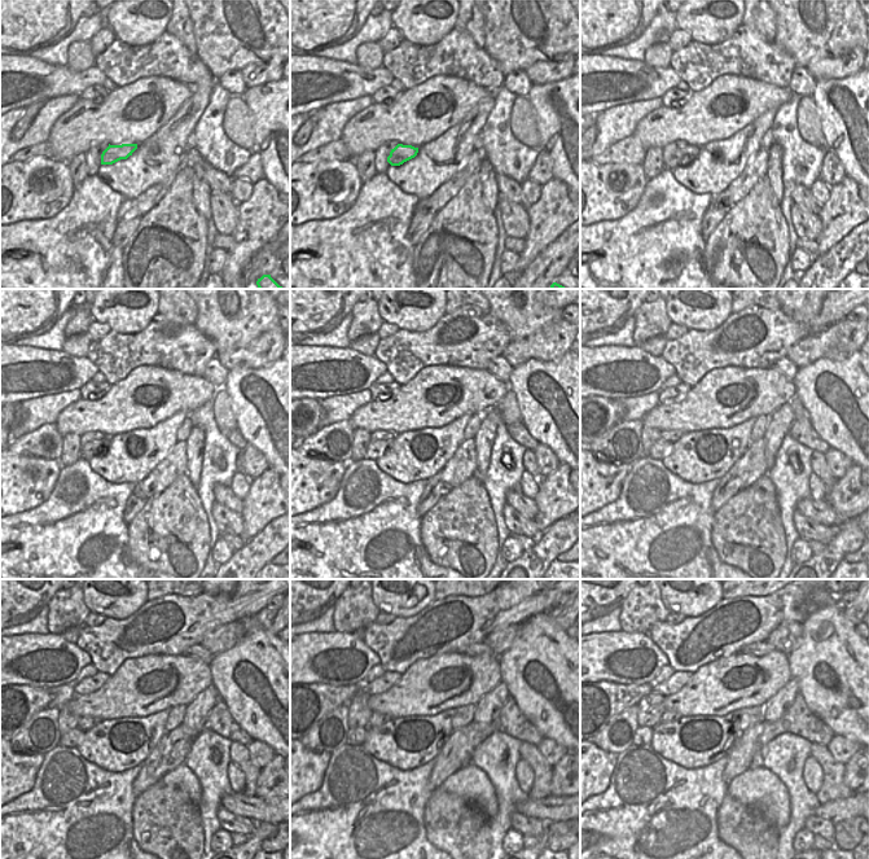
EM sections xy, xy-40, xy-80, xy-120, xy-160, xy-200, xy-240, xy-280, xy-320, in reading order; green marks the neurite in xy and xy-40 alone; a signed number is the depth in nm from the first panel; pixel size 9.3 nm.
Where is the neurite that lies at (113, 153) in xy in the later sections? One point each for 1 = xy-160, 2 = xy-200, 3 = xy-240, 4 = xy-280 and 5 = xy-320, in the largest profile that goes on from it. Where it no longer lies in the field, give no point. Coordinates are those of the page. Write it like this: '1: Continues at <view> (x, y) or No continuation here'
1: Continues at xy-160 (376, 448)
2: Continues at xy-200 (662, 448)
3: Continues at xy-240 (73, 737)
4: Continues at xy-280 (356, 736)
5: Continues at xy-320 (643, 736)

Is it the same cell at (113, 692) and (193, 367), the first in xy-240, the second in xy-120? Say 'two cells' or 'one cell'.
two cells

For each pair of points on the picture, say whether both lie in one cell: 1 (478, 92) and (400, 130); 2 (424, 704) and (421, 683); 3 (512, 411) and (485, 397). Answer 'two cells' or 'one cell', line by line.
1: one cell
2: one cell
3: two cells

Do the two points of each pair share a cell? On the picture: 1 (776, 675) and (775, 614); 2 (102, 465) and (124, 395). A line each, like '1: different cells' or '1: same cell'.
1: different cells
2: different cells

